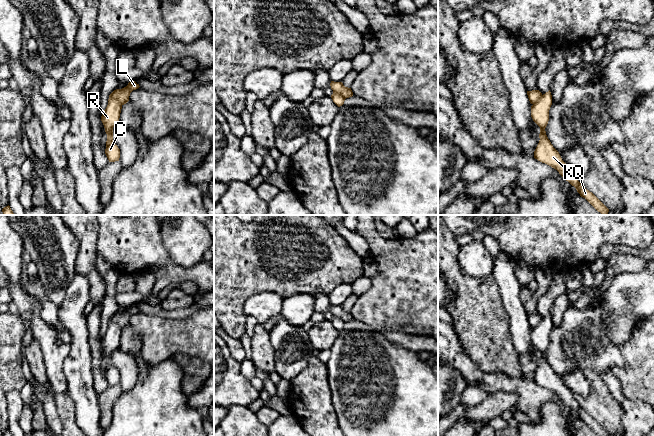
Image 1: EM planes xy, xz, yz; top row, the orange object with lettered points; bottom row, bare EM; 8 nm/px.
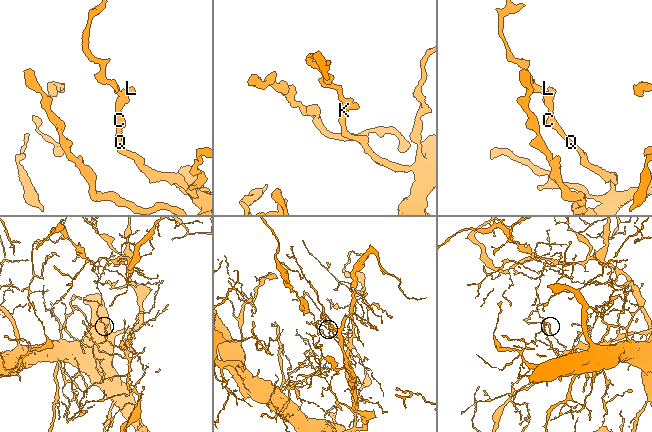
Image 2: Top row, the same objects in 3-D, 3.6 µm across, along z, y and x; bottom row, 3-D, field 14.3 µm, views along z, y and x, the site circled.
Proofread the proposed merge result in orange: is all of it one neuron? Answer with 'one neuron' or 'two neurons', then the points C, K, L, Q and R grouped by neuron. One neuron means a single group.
two neurons | C K Q R / L

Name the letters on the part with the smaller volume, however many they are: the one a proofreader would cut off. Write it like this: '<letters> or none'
L

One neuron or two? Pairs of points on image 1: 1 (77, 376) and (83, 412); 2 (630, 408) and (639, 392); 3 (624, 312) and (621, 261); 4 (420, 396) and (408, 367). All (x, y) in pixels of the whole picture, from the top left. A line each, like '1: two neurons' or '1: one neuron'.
1: one neuron
2: two neurons
3: two neurons
4: one neuron

